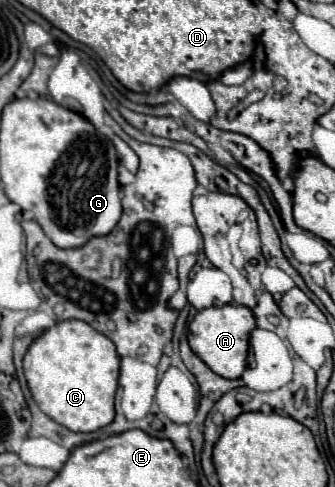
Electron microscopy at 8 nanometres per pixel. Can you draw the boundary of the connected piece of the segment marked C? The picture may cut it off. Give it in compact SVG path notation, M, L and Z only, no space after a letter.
M62 320L44 330L24 354L30 392L44 414L72 432L94 432L114 420L120 356L108 336L82 320Z

